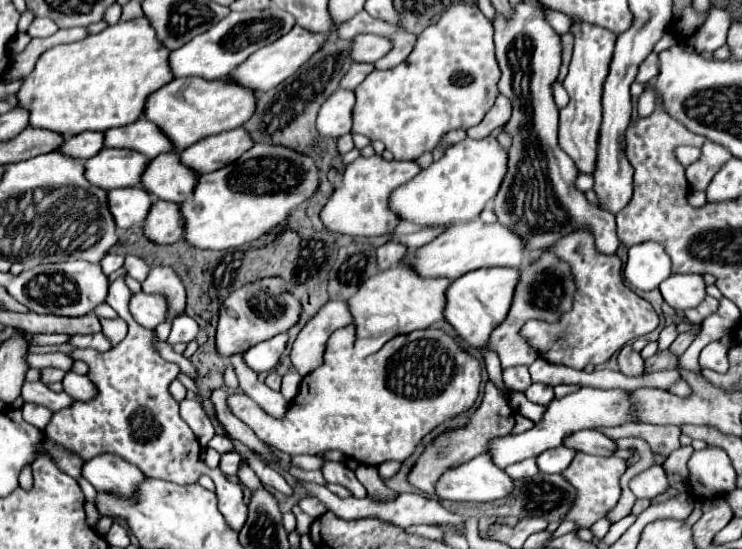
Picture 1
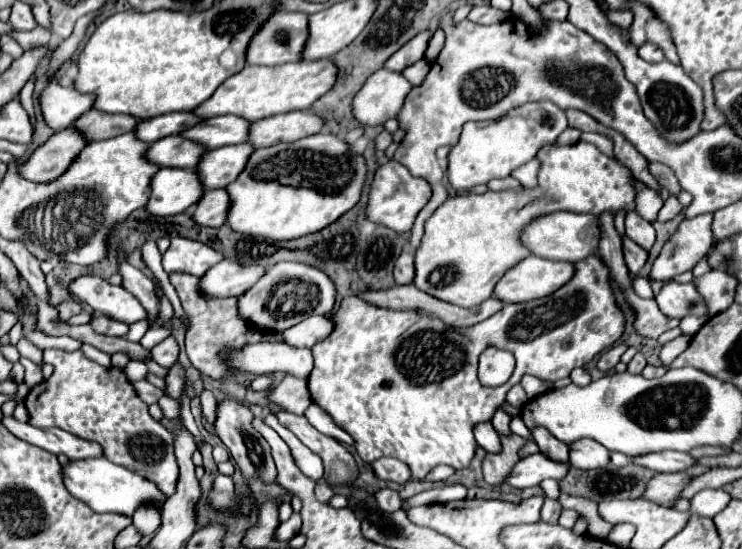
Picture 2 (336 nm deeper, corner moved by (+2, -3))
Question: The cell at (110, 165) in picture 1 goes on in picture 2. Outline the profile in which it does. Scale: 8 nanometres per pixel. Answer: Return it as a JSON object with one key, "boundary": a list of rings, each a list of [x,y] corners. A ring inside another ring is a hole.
{"boundary":[[[164,137],[150,145],[148,157],[162,165],[162,167],[180,167],[180,169],[194,169],[196,161],[200,161],[200,145],[192,145],[192,141],[184,141],[184,137]]]}

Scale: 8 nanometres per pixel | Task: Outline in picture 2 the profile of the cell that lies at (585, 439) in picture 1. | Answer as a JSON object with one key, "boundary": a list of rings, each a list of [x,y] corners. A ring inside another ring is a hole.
{"boundary":[[[660,451],[660,453],[648,453],[642,457],[632,459],[634,463],[654,469],[654,471],[666,471],[666,473],[676,473],[676,471],[686,471],[688,467],[698,465],[698,459],[694,459],[688,453],[680,453],[680,451]]]}

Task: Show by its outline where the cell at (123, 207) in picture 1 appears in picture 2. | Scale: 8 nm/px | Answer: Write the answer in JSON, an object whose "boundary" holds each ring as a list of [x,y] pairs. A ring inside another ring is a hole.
{"boundary":[[[162,167],[152,179],[152,193],[146,209],[158,217],[176,215],[196,205],[204,191],[200,177],[196,177],[196,169]]]}

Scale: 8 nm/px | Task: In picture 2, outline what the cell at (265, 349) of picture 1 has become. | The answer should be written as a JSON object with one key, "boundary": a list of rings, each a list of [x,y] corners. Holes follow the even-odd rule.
{"boundary":[[[314,315],[294,325],[292,329],[286,329],[282,335],[284,335],[284,341],[292,347],[312,347],[316,345],[316,341],[322,341],[324,337],[328,337],[332,329],[334,329],[334,323],[330,315]]]}

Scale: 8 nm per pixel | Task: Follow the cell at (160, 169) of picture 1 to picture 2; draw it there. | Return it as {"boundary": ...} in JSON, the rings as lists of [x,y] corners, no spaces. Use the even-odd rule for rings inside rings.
{"boundary":[[[228,145],[224,149],[212,149],[204,153],[198,163],[198,173],[206,189],[218,189],[230,185],[238,175],[240,169],[248,163],[250,153],[254,153],[252,145]]]}

